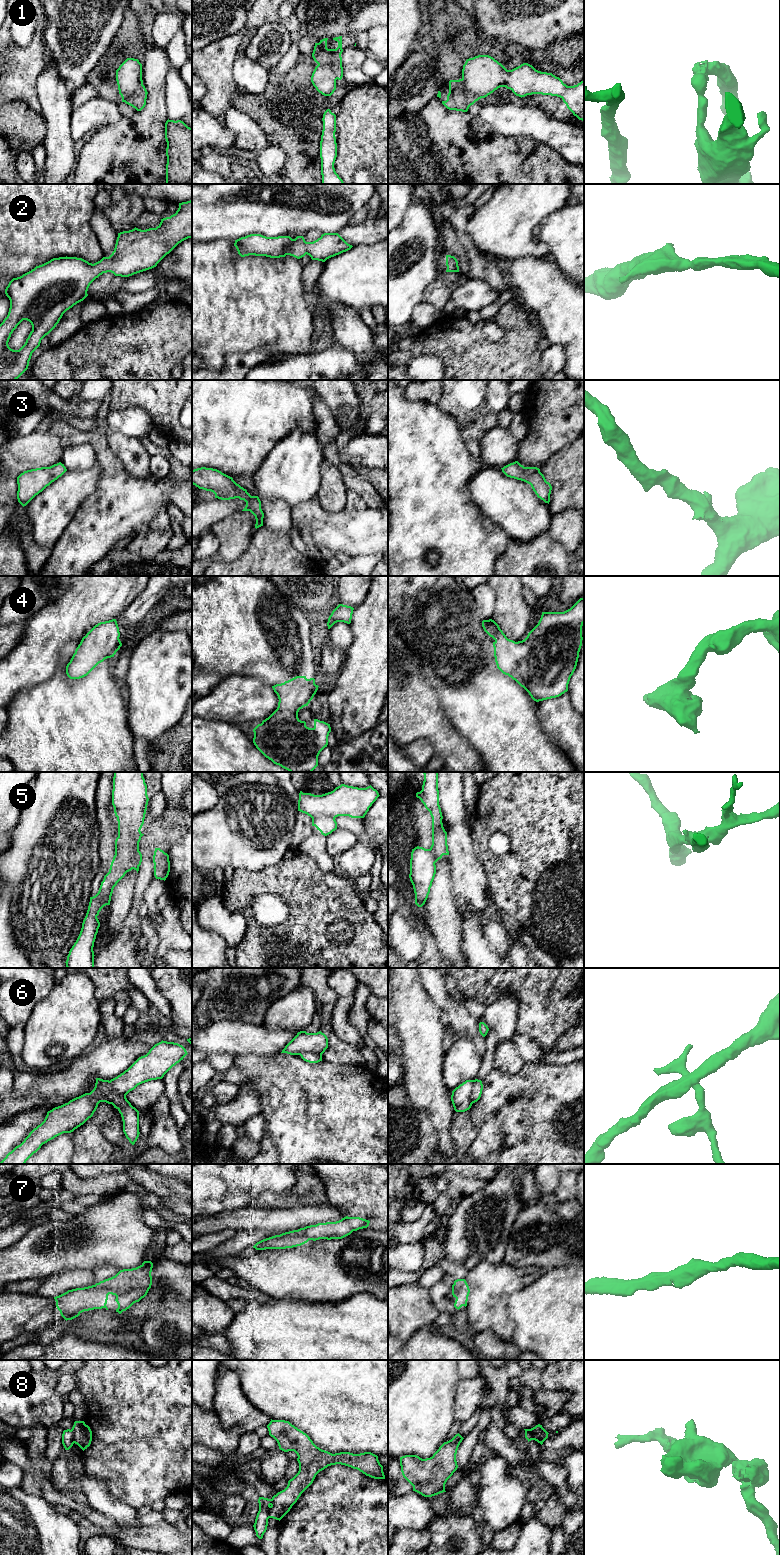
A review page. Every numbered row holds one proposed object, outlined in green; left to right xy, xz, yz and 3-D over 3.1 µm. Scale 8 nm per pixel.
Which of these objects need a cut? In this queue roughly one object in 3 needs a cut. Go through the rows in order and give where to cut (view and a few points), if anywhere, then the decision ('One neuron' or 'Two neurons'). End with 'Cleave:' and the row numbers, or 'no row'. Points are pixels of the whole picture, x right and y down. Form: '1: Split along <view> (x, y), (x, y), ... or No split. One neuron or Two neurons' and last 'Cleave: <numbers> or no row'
1: Split along xz (318, 64), (327, 64), (337, 78). Two neurons
2: No split. One neuron
3: No split. One neuron
4: No split. One neuron
5: Split along xy (138, 850), (128, 861), (124, 861), (115, 854). Two neurons
6: Split along xy (107, 1093), (114, 1092), (125, 1096). Two neurons
7: No split. One neuron
8: Split along yz (529, 1429), (537, 1433), (541, 1439), (547, 1437). Two neurons
Cleave: 1, 5, 6, 8

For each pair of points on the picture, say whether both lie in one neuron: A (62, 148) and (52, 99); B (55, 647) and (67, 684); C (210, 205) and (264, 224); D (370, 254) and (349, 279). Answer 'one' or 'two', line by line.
A: one
B: two
C: one
D: one

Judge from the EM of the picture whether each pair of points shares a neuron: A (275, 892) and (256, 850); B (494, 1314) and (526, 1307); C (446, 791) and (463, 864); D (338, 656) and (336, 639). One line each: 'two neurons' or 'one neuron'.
A: two neurons
B: two neurons
C: one neuron
D: two neurons

